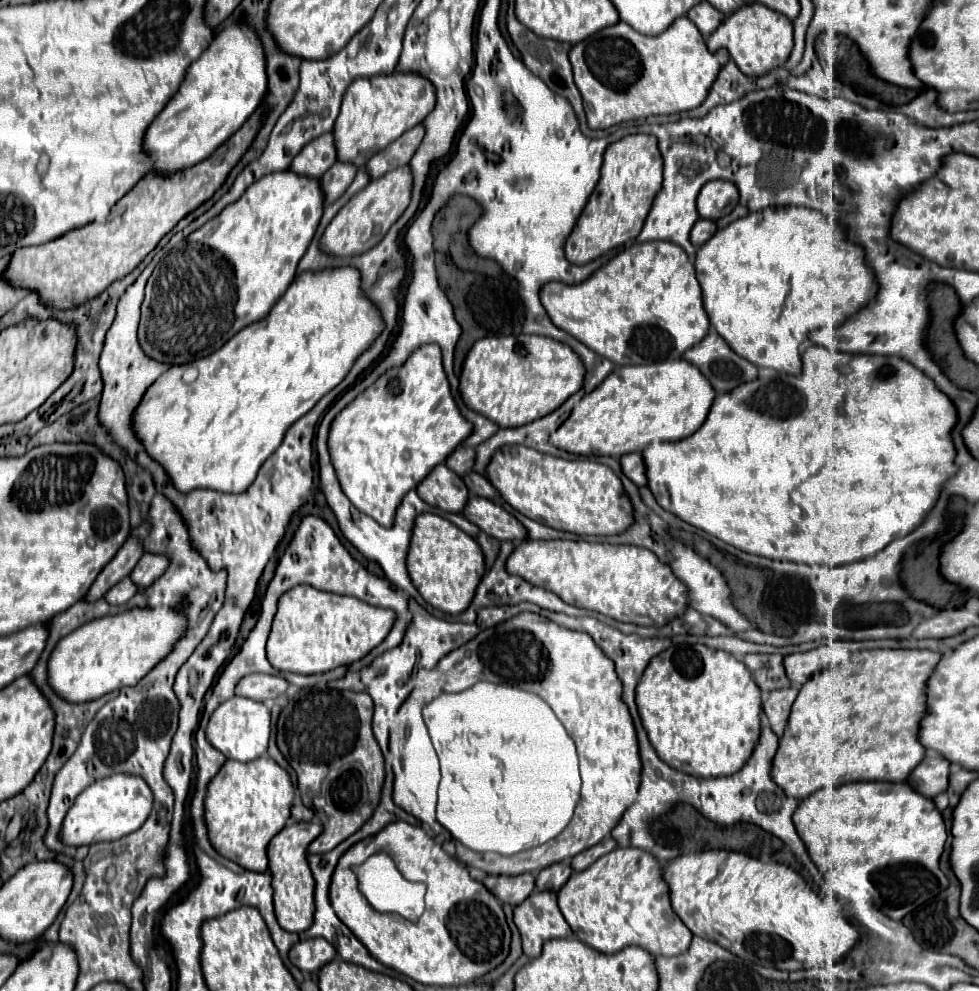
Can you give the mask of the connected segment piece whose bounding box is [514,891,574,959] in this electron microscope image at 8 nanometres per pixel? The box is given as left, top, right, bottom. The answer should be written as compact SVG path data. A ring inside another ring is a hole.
M534 891L526 901L514 907L514 923L520 929L522 947L530 959L540 955L546 941L574 935L552 891Z

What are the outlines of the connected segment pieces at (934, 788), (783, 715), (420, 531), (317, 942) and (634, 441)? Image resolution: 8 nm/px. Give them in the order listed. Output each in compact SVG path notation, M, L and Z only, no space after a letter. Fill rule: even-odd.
M924 757L908 777L908 785L926 797L944 793L950 783L950 761L942 757Z
M796 687L778 689L778 691L772 691L768 701L764 703L764 713L768 715L768 725L778 737L784 735L784 727L788 723L790 711L792 711L790 707L796 701L796 695L798 695Z
M422 513L414 521L408 551L408 573L424 601L434 609L440 609L448 615L460 615L460 611L472 603L472 595L476 595L476 583L480 583L480 575L484 575L484 571L486 559L474 537L434 513Z
M306 939L290 949L290 961L302 973L318 973L334 957L336 947L332 947L326 939Z
M686 359L616 367L552 433L552 443L576 455L622 457L644 451L656 441L680 441L694 435L706 421L714 399L716 393L700 369Z

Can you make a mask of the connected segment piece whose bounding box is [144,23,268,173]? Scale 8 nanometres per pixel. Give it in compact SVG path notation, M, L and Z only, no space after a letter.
M248 23L224 27L200 59L188 67L178 93L148 127L144 149L156 157L152 171L174 173L204 161L260 107L266 91L266 57L258 33Z

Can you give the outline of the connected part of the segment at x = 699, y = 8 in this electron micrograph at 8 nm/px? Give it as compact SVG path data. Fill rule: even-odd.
M702 1L688 11L688 19L694 21L694 25L700 29L700 33L708 39L712 35L712 29L716 29L716 25L720 25L726 19L726 15L716 11L708 1Z

